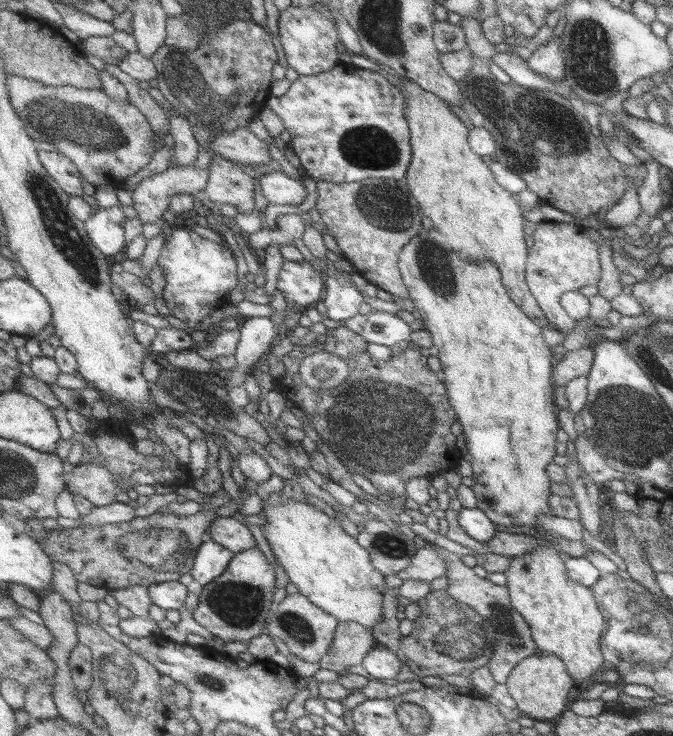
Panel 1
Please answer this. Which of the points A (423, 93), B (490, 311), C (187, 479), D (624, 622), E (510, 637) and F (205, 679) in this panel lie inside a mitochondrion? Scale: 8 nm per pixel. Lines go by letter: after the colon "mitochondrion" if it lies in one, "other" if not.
A: other
B: other
C: other
D: mitochondrion
E: mitochondrion
F: mitochondrion

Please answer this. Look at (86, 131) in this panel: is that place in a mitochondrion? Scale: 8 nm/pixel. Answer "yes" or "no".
yes

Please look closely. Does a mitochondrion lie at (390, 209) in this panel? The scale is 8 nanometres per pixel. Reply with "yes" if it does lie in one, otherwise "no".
yes

